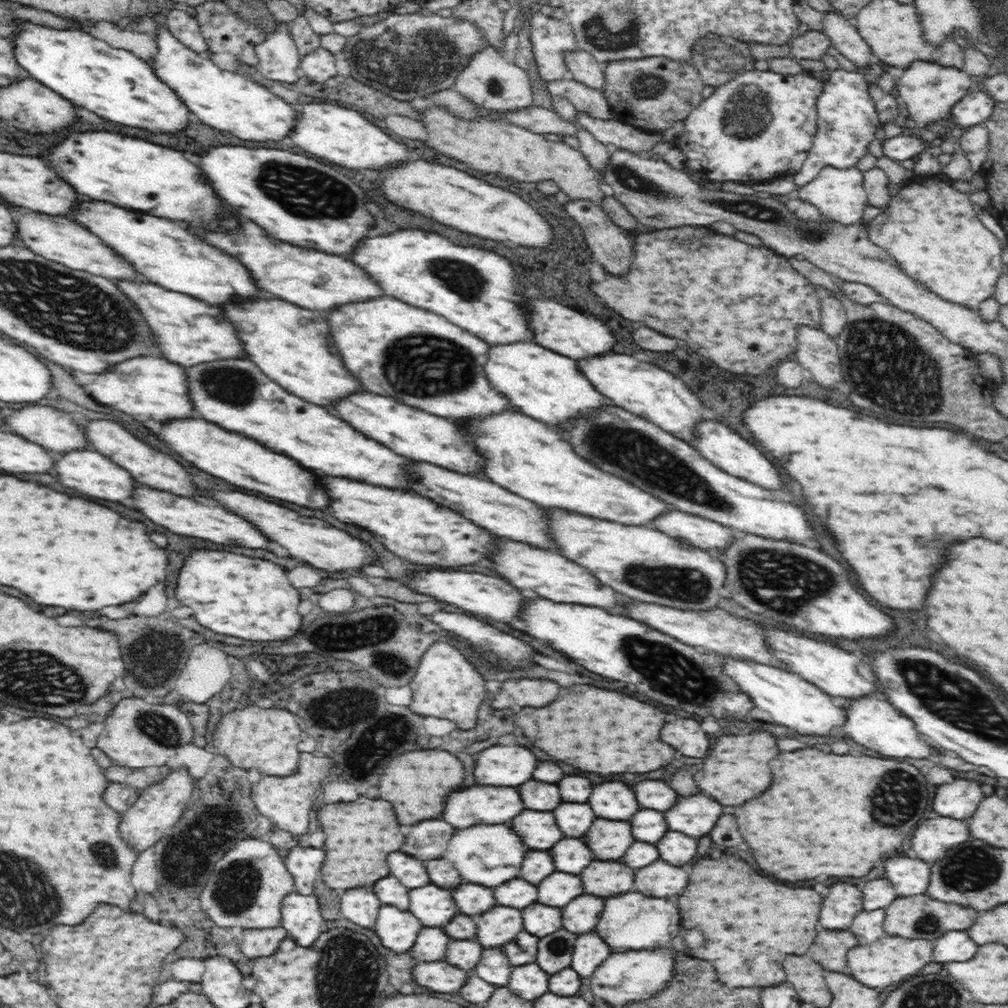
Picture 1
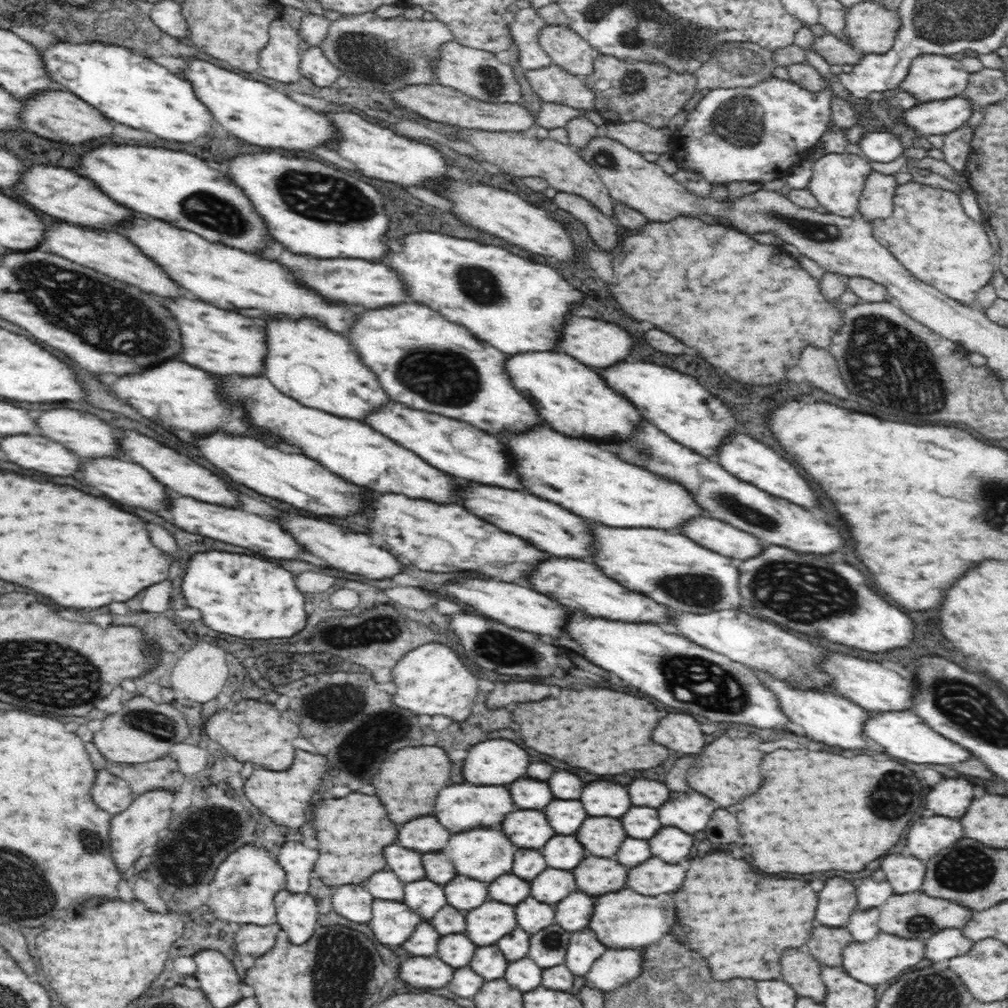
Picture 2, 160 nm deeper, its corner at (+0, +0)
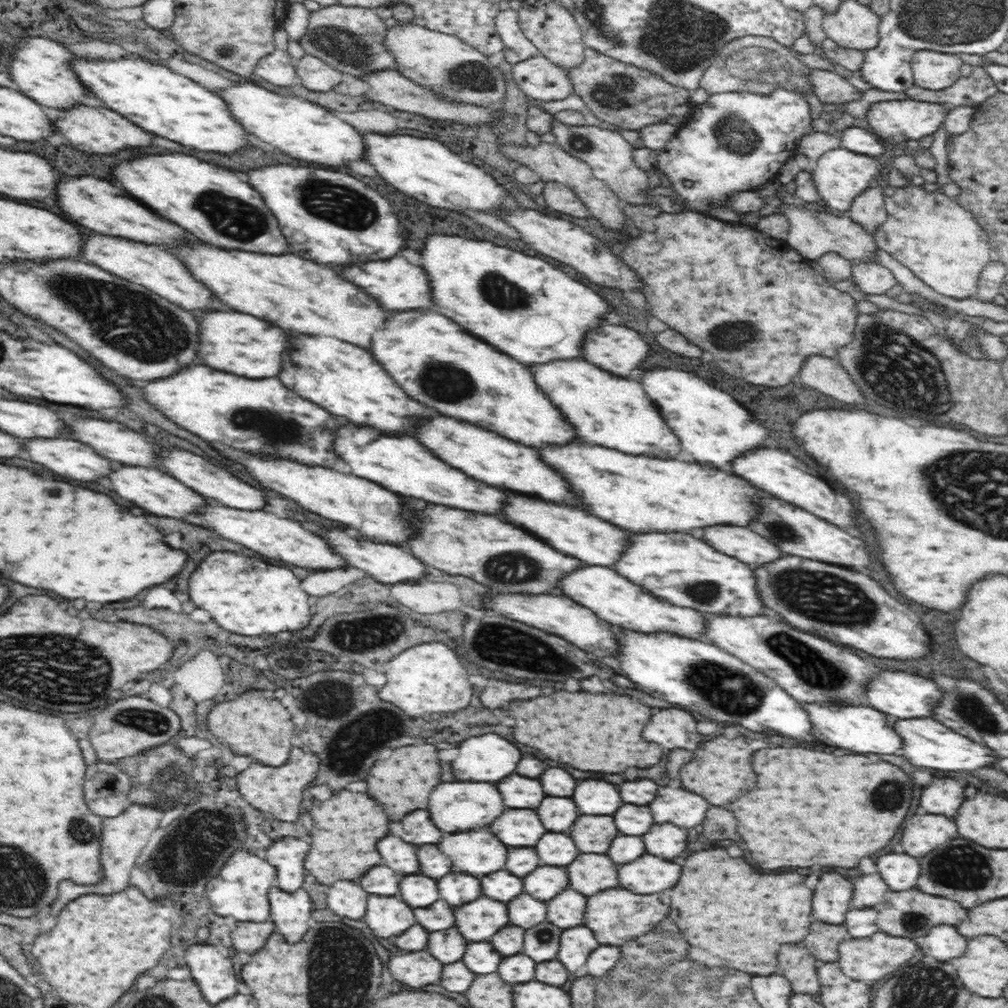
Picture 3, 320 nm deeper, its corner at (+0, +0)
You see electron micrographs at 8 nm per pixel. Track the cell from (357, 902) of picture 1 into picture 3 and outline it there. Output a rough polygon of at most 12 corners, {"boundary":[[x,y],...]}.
{"boundary":[[358,882],[328,886],[327,905],[338,916],[360,920],[366,892]]}

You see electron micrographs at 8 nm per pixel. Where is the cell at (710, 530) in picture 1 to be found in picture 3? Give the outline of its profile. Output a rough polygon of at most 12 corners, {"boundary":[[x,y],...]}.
{"boundary":[[740,526],[702,527],[702,540],[746,564],[782,554],[775,544]]}

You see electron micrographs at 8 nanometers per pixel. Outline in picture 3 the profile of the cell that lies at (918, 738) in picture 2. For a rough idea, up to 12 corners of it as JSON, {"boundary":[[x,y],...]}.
{"boundary":[[930,718],[891,724],[922,768],[974,770],[994,753]]}

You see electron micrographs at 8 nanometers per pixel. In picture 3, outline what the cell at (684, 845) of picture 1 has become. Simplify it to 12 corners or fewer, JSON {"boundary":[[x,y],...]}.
{"boundary":[[654,824],[642,836],[646,850],[678,858],[688,846],[686,830]]}

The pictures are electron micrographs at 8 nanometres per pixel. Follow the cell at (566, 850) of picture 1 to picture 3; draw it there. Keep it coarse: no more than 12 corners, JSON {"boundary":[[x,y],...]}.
{"boundary":[[542,836],[544,864],[570,866],[580,854],[570,836]]}

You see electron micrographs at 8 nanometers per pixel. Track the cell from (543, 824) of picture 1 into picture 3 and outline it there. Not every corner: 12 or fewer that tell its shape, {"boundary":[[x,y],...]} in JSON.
{"boundary":[[508,808],[492,828],[508,846],[534,848],[546,834],[536,810]]}

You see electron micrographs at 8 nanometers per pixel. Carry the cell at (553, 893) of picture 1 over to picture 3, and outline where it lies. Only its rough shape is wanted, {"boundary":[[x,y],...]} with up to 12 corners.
{"boundary":[[564,868],[526,875],[524,892],[546,903],[569,888]]}

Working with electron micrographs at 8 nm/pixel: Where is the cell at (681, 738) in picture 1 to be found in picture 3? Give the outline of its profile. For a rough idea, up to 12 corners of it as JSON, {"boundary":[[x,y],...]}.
{"boundary":[[676,708],[654,714],[644,738],[668,750],[696,750],[694,716]]}

